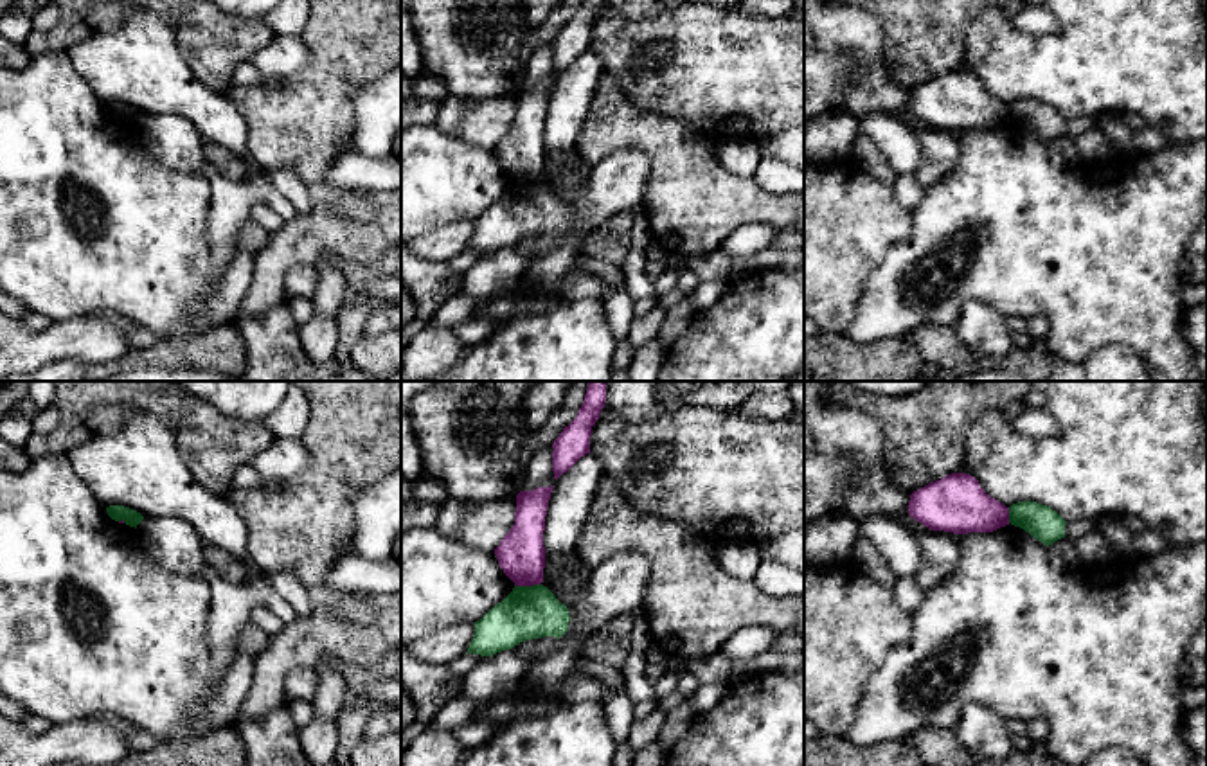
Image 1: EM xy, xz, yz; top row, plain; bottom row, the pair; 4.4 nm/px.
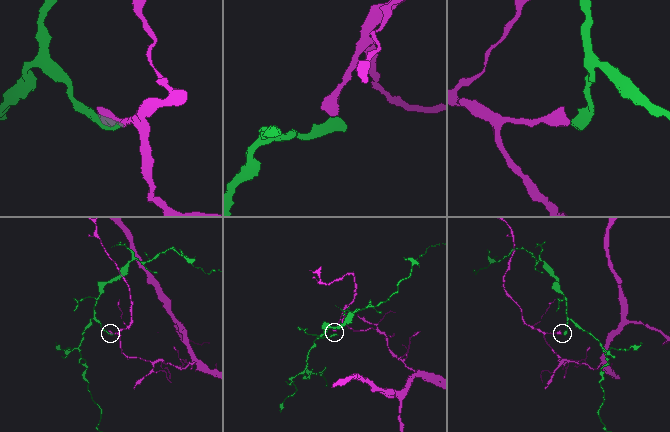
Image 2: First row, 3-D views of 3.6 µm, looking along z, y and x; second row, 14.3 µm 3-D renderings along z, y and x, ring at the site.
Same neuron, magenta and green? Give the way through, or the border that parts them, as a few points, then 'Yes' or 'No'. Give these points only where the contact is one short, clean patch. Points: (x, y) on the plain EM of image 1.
No

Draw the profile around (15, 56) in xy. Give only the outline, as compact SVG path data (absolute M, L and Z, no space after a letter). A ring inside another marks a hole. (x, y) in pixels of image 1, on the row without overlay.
M0 34L0 67L22 70L32 61L23 45L18 45Z

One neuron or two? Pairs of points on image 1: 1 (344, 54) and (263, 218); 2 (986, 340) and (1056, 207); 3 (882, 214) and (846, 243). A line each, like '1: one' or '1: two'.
1: two
2: two
3: one

